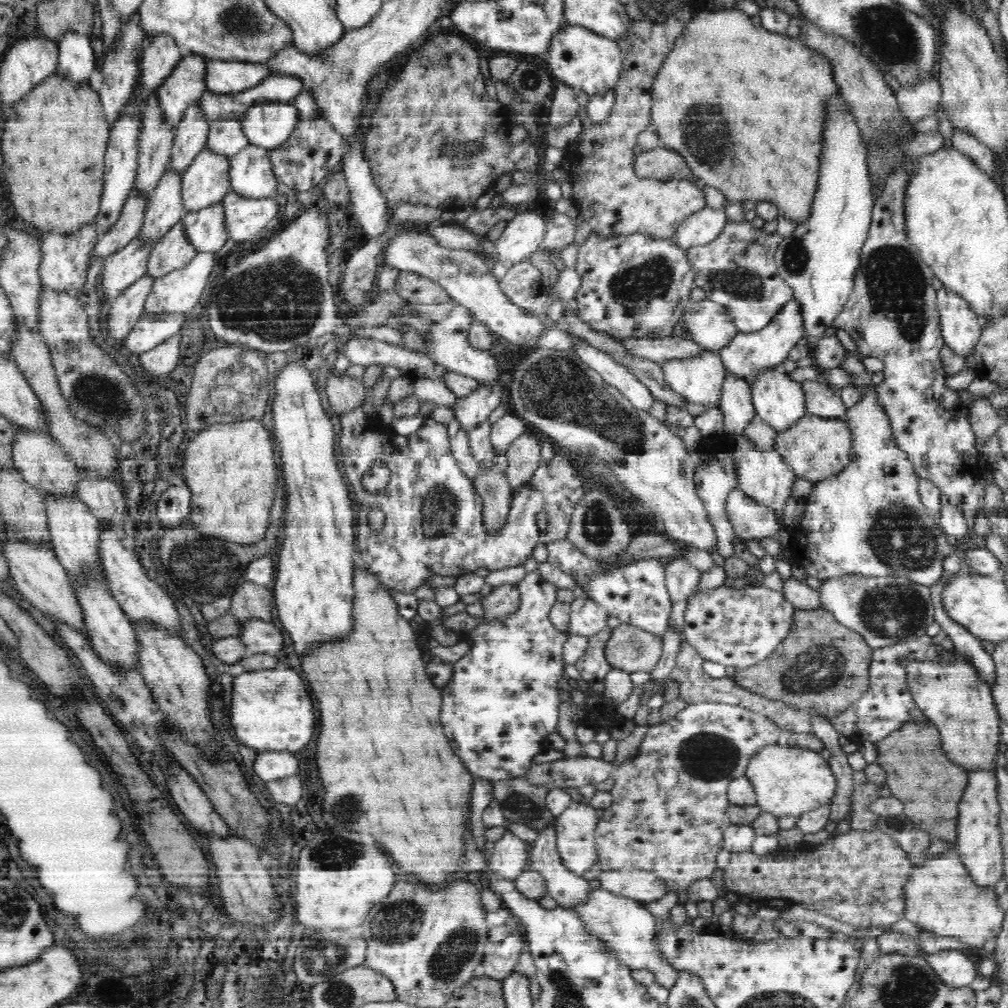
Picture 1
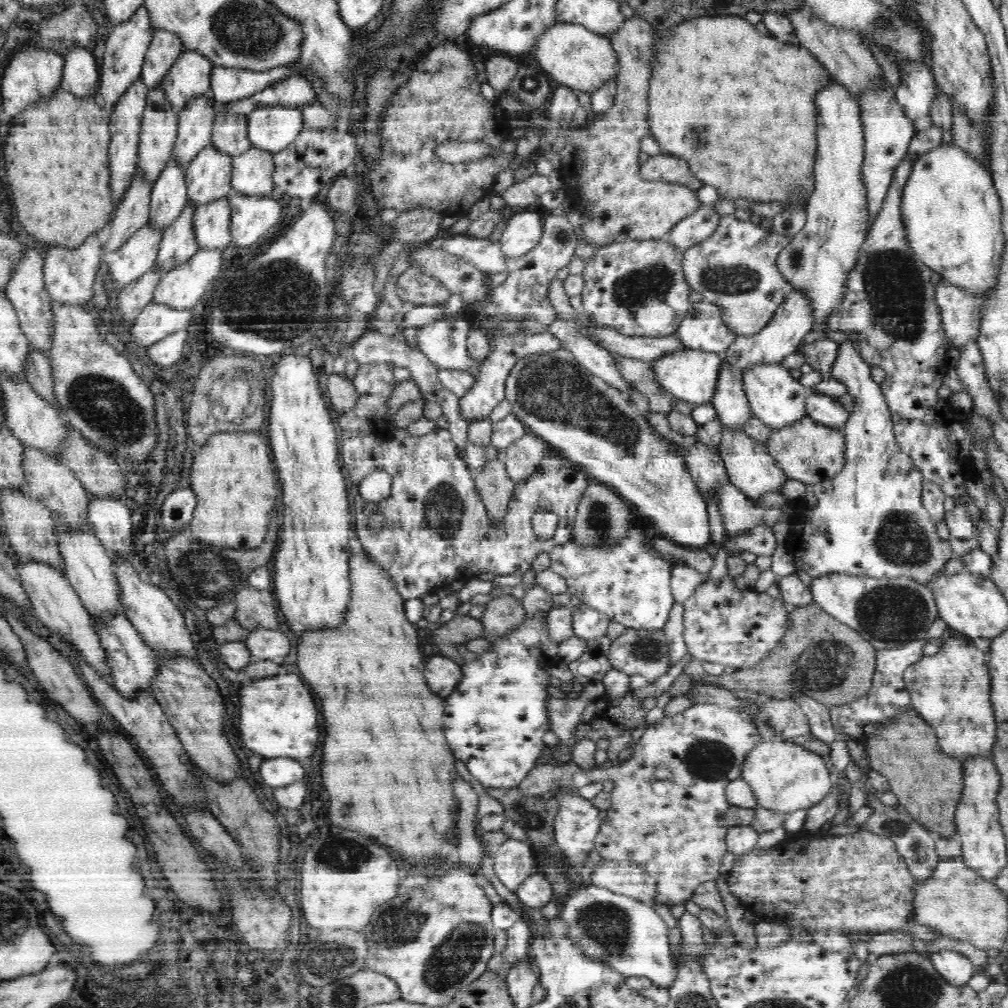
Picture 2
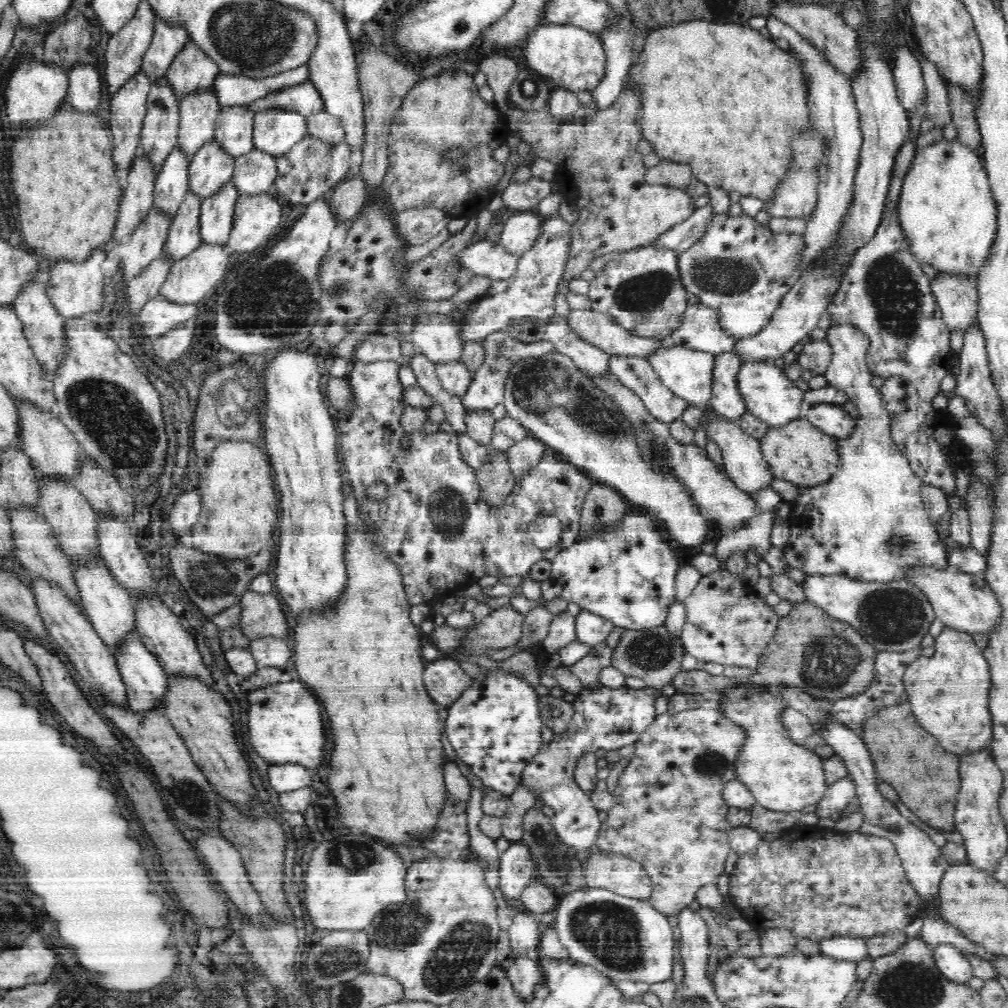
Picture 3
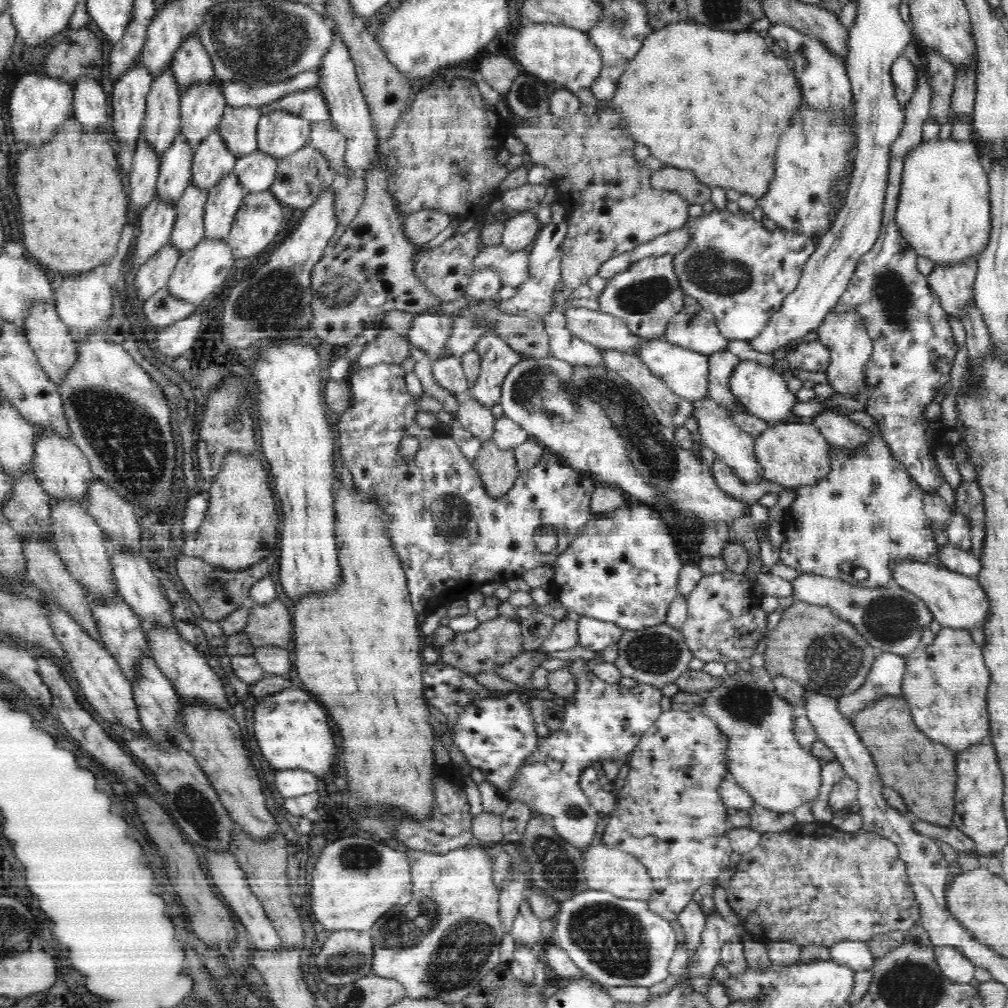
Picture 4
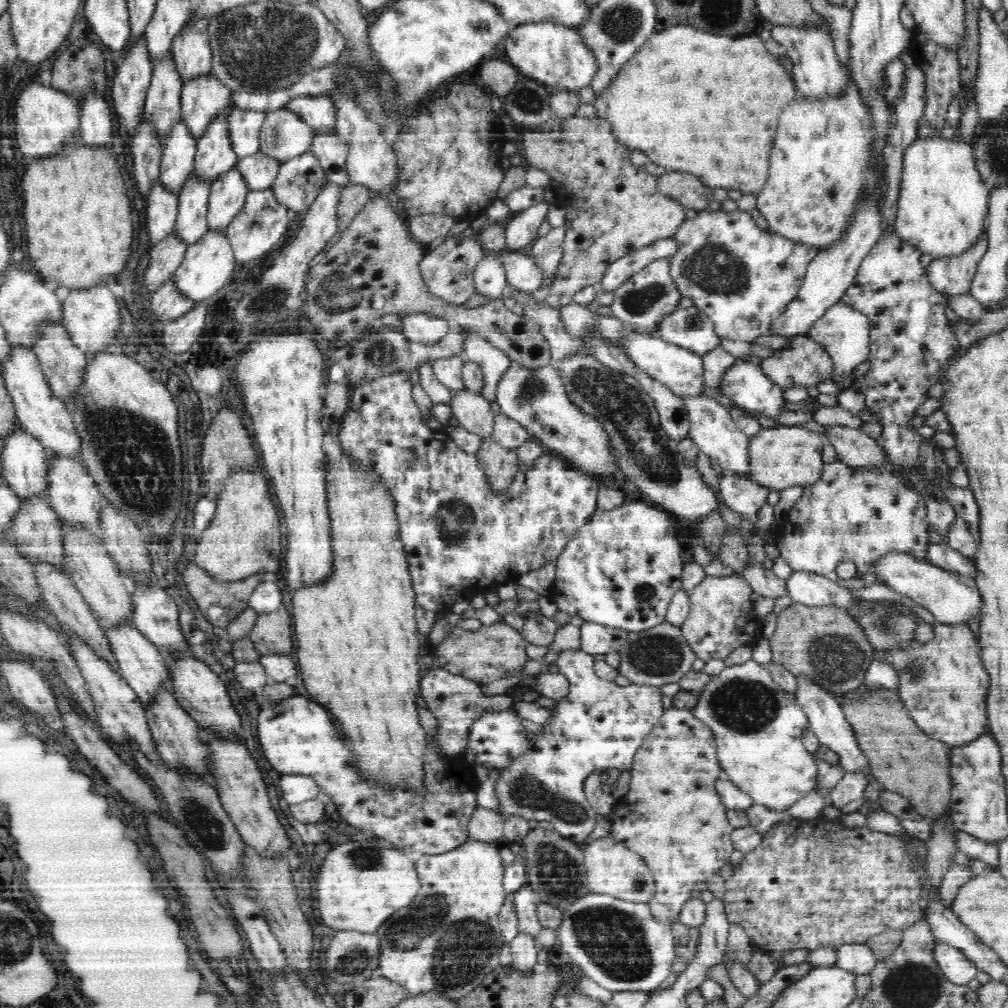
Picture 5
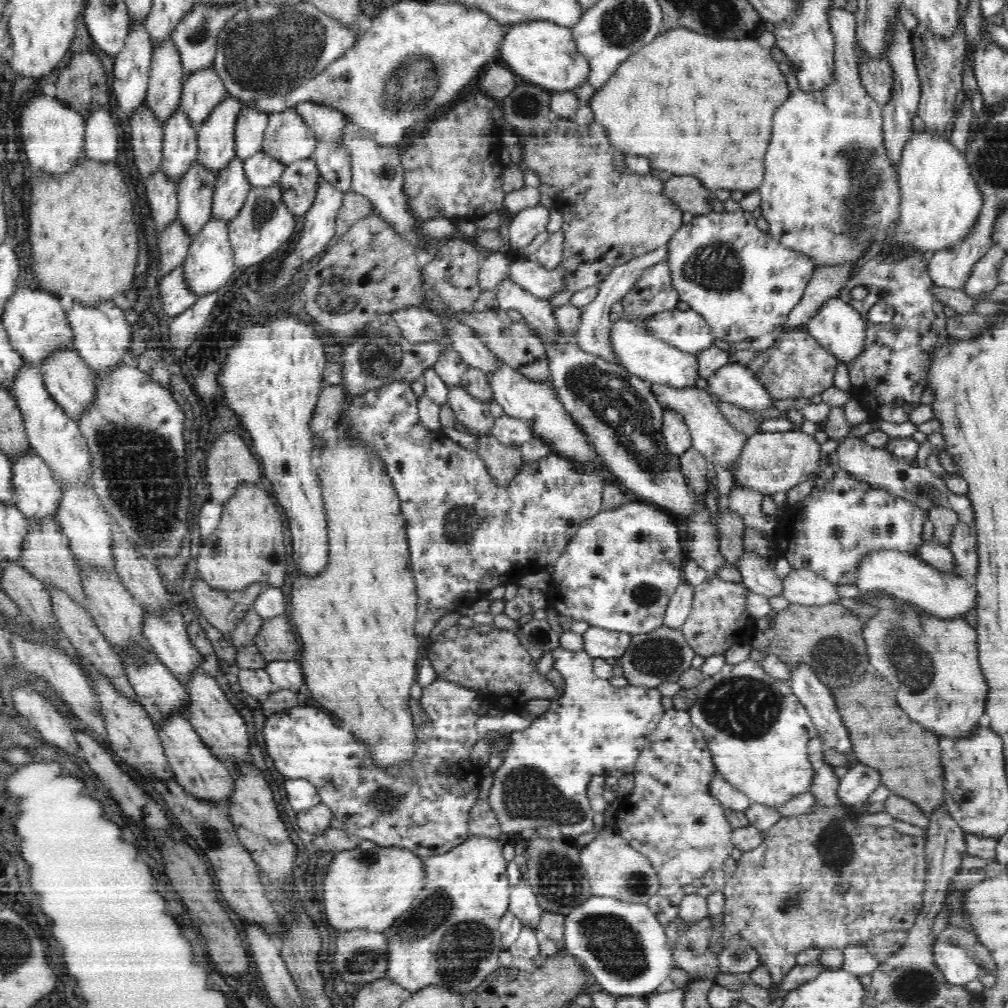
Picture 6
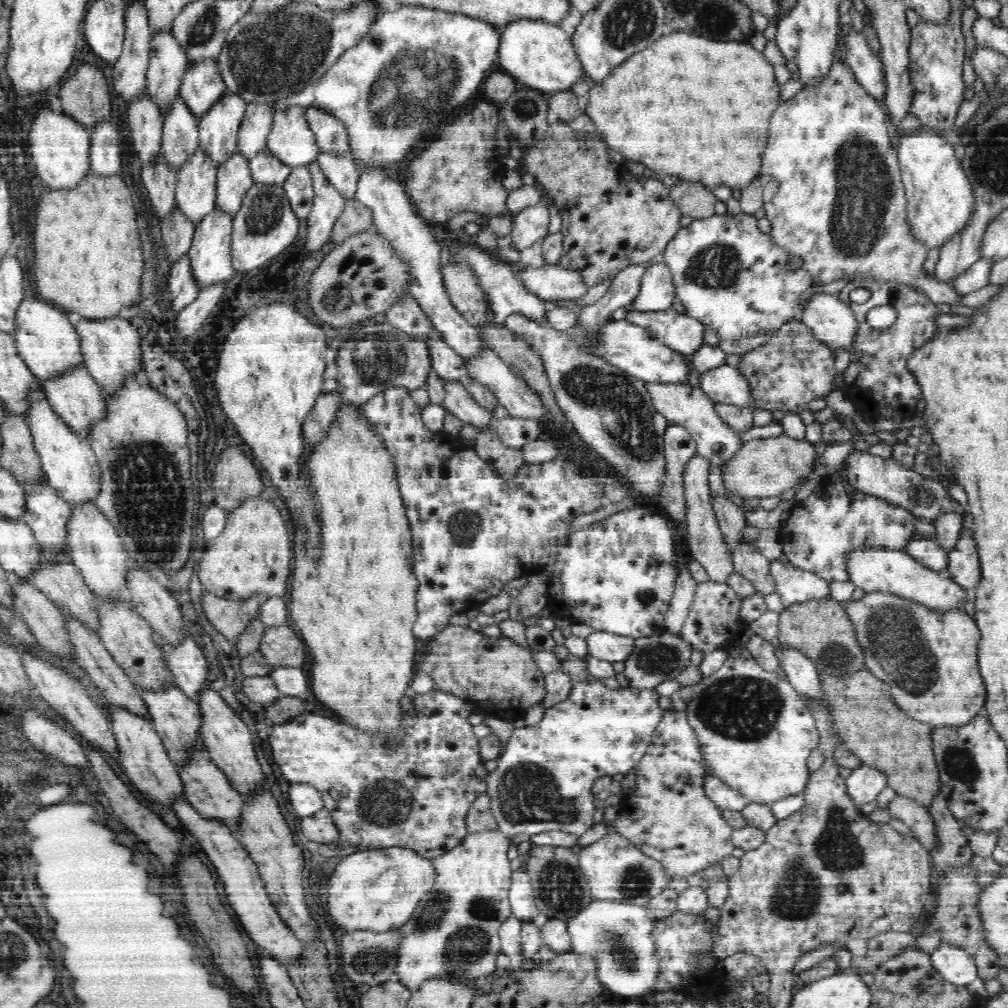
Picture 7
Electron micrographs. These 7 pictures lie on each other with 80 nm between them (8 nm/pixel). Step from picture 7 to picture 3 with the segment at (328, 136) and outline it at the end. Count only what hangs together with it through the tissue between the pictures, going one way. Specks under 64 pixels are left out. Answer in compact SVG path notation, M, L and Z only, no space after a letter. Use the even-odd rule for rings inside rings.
M304 81L276 92L271 92L254 102L249 102L247 108L254 113L269 111L272 109L288 109L296 111L302 116L320 112L325 108L324 99L312 84L312 81Z

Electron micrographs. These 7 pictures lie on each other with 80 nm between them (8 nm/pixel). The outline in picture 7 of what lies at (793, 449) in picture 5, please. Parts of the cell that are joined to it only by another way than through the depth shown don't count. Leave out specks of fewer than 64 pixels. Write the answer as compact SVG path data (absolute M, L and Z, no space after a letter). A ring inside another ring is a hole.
M782 433L772 438L743 442L736 455L722 466L724 488L742 498L766 498L796 486L812 472L816 458L815 446L804 439L794 439Z

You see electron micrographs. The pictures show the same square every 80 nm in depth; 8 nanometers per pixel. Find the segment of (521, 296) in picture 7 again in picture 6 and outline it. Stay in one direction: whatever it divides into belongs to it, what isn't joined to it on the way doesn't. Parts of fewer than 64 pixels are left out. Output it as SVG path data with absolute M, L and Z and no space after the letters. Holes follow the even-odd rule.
M508 273L504 274L504 280L498 284L496 294L495 304L502 307L505 312L508 312L508 309L520 312L526 324L540 330L544 342L562 335L554 315L555 310L551 308L549 300L538 298L524 290L509 278Z

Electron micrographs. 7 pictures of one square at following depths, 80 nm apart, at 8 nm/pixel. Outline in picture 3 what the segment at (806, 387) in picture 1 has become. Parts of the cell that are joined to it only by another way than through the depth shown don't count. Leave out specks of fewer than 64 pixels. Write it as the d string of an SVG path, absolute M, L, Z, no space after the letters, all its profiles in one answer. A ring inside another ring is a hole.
M817 402L802 412L799 418L804 418L814 424L824 434L834 439L846 439L855 431L856 419L851 417L842 405Z

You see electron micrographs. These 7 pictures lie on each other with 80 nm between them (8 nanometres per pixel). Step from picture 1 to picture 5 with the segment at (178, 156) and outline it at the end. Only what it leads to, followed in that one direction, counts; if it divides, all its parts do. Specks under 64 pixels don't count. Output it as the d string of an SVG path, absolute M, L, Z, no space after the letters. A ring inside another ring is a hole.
M211 72L184 83L181 92L181 121L198 140L231 102L231 90Z

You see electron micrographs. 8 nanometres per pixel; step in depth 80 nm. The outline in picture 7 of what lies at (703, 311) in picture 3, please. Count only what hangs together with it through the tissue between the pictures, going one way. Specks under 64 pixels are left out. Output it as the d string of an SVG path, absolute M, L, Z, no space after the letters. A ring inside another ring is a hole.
M674 309L650 313L628 310L625 319L645 328L653 339L683 355L692 355L705 344L706 326L688 314L678 314Z

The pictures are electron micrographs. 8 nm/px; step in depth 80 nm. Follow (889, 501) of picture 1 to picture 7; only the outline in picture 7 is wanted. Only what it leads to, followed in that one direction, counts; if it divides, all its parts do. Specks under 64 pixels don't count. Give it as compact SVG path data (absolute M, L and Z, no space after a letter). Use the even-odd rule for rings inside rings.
M826 293L812 295L805 304L801 322L808 326L808 328L811 328L815 337L827 344L832 350L838 350L838 348L852 350L852 344L854 344L852 340L856 338L858 322L851 305L841 302L836 295ZM835 471L821 477L811 495L795 502L790 516L778 528L777 542L792 566L816 573L829 583L846 582L849 578L844 558L854 548L871 545L874 548L904 551L908 542L918 536L914 529L914 520L916 515L912 515L908 509L854 488Z

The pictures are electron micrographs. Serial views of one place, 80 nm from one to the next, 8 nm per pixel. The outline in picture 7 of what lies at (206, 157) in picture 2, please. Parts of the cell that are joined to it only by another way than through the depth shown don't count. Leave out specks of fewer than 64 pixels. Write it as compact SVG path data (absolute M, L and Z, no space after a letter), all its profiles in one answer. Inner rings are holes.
M226 90L199 124L199 148L219 164L236 153L238 133L248 103Z

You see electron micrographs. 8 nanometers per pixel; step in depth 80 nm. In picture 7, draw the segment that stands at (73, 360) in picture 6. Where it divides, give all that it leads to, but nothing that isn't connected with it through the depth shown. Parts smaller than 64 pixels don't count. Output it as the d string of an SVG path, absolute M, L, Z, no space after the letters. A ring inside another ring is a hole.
M84 363L78 367L72 367L70 371L64 371L62 376L56 376L53 380L44 380L43 391L46 399L52 406L52 411L60 416L66 425L76 431L80 437L87 438L89 428L100 419L106 412L106 399L102 387L92 378L90 371Z

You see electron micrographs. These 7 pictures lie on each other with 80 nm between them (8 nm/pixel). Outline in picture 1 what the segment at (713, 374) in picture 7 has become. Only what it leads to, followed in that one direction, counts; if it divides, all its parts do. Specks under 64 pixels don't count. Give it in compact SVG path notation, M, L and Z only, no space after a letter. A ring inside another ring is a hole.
M784 367L764 368L745 378L752 389L752 403L756 416L768 423L774 430L792 428L806 413L805 394L801 383L788 377Z

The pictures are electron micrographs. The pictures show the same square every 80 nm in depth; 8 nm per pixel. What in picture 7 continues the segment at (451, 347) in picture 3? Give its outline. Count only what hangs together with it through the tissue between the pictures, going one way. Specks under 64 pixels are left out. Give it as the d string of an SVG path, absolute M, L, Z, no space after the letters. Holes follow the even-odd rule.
M410 293L402 296L394 306L386 312L387 321L397 330L409 334L412 340L424 341L426 334L435 330L429 317Z

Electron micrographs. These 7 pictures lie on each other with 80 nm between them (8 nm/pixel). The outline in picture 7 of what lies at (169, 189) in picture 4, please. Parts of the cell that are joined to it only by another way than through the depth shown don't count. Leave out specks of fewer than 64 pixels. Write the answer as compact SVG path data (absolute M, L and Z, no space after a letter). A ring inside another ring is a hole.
M180 97L172 102L163 117L160 156L174 171L180 171L181 165L199 148L200 122Z

